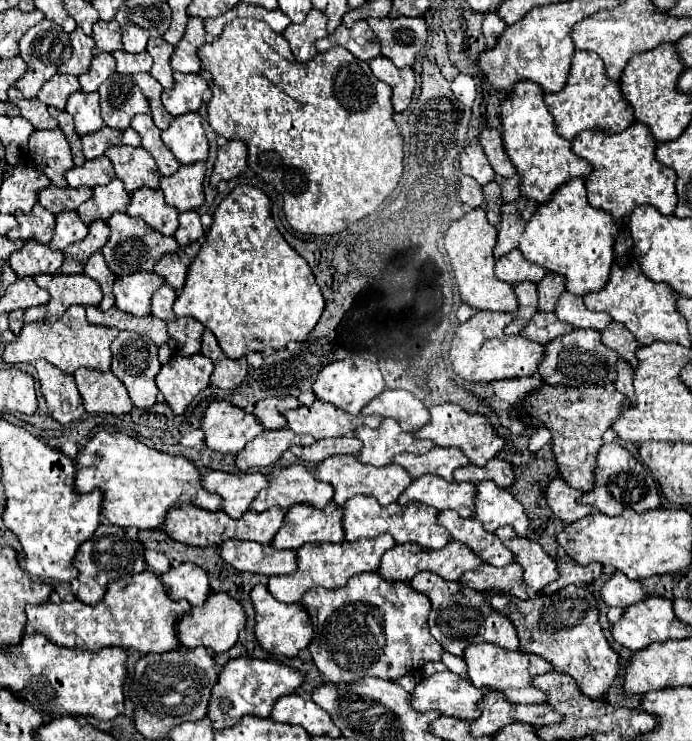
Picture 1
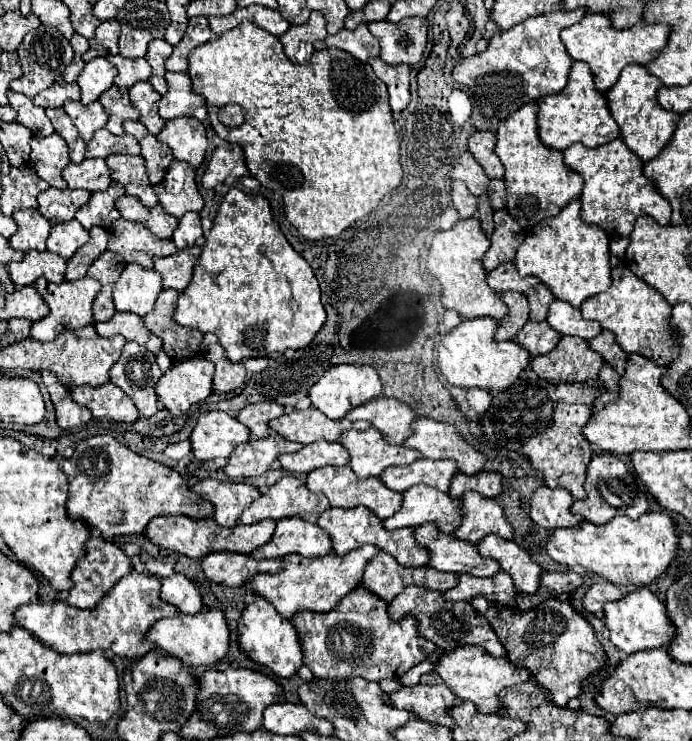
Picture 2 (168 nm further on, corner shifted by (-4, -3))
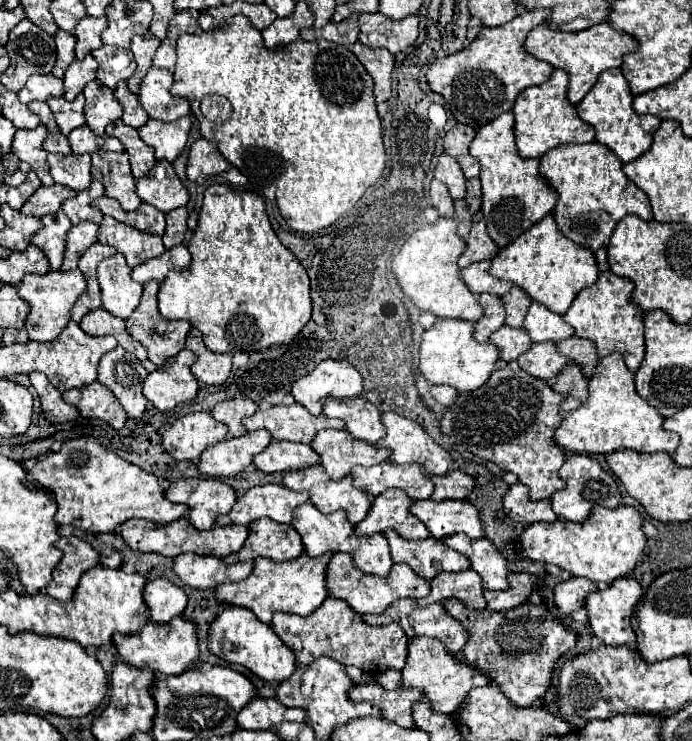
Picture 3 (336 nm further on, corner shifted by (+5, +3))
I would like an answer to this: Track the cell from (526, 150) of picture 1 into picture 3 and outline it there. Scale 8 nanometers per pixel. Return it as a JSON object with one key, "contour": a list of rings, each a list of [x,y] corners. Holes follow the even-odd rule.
{"contour":[[[502,113],[484,125],[470,143],[470,155],[480,163],[482,213],[486,219],[486,231],[500,249],[510,245],[516,237],[554,209],[554,193],[550,193],[550,189],[546,189],[544,181],[538,177],[538,159],[518,157],[512,131],[512,113]]]}

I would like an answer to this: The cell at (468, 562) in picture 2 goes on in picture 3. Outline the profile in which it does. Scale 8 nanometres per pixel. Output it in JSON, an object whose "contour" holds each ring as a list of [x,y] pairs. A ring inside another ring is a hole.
{"contour":[[[392,529],[386,531],[384,537],[388,539],[392,561],[410,565],[412,571],[426,581],[442,571],[462,571],[470,567],[466,557],[454,549],[446,549],[446,545],[438,539],[430,537],[426,541],[402,541],[402,537],[398,537]]]}

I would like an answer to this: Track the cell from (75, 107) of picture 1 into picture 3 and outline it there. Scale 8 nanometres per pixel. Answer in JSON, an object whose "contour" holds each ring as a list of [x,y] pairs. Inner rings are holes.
{"contour":[[[78,95],[74,101],[66,101],[64,97],[50,97],[46,101],[54,113],[54,119],[56,119],[56,125],[60,127],[60,131],[64,135],[68,135],[72,129],[80,127],[86,123],[84,119],[84,97]]]}

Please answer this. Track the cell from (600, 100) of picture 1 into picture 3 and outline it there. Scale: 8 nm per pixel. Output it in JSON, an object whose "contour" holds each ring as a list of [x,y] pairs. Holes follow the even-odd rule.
{"contour":[[[562,69],[552,71],[550,79],[538,87],[524,89],[512,107],[514,113],[514,139],[518,147],[518,155],[522,159],[540,159],[546,151],[558,145],[570,143],[590,143],[594,141],[594,129],[584,121],[578,121],[576,107],[566,99],[568,75]]]}

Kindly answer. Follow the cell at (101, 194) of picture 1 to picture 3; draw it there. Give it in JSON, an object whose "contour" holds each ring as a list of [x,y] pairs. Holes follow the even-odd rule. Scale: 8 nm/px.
{"contour":[[[92,181],[92,185],[84,191],[80,191],[74,199],[68,199],[62,203],[62,211],[68,215],[72,225],[78,225],[80,221],[90,221],[90,223],[100,223],[102,213],[94,209],[90,203],[94,199],[102,197],[102,185],[98,181]]]}

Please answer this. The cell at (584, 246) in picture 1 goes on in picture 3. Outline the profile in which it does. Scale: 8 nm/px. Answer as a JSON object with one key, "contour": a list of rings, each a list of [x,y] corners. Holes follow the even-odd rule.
{"contour":[[[552,213],[546,215],[542,221],[532,225],[522,237],[518,237],[512,245],[502,249],[494,259],[490,273],[500,281],[510,281],[524,289],[532,301],[548,307],[550,311],[564,315],[576,295],[584,289],[596,283],[598,279],[598,267],[594,253],[588,249],[578,249],[572,241],[566,241],[562,233],[558,233],[558,227],[554,225]]]}

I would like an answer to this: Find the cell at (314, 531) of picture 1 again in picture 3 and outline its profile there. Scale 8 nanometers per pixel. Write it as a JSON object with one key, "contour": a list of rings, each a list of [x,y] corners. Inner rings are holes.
{"contour":[[[266,517],[250,523],[248,529],[250,529],[250,535],[244,547],[238,553],[224,557],[228,565],[240,563],[240,561],[254,561],[256,557],[268,557],[272,561],[282,563],[302,555],[302,541],[290,525],[282,525]]]}

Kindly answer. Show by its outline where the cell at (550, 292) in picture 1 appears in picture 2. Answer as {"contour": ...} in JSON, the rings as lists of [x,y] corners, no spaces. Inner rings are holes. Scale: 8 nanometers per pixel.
{"contour":[[[539,283],[539,285],[533,287],[531,291],[527,291],[525,295],[527,295],[529,305],[531,305],[531,317],[529,317],[529,319],[531,319],[531,321],[545,321],[545,319],[547,319],[549,305],[555,301],[551,289],[549,289],[545,283]]]}

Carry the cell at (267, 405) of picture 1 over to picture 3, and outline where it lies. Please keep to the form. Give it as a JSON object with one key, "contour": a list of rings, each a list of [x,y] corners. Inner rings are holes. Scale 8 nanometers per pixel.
{"contour":[[[230,399],[222,401],[212,409],[212,417],[218,423],[228,425],[228,437],[242,437],[246,435],[246,429],[242,429],[242,417],[254,415],[256,403],[248,399]]]}

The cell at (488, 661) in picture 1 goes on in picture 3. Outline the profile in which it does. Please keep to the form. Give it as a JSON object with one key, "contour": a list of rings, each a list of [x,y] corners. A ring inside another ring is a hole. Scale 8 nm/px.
{"contour":[[[414,637],[408,641],[408,659],[402,671],[402,689],[420,689],[424,697],[430,701],[432,709],[436,713],[446,713],[452,715],[458,711],[458,705],[466,699],[466,693],[472,687],[482,687],[488,685],[488,677],[484,673],[478,673],[478,669],[470,669],[470,665],[456,663],[438,641],[430,641],[428,637]]]}

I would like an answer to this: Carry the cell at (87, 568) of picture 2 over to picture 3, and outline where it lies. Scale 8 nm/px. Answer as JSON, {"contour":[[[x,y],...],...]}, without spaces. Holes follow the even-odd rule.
{"contour":[[[60,537],[56,547],[62,551],[62,559],[52,573],[52,583],[46,593],[58,601],[70,601],[72,591],[80,581],[80,575],[98,565],[98,553],[78,537]]]}

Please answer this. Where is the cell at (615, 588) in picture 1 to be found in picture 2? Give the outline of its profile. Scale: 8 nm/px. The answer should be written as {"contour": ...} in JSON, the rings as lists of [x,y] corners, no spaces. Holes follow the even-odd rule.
{"contour":[[[599,581],[587,589],[587,593],[583,597],[583,605],[591,613],[599,613],[599,611],[603,611],[603,605],[607,601],[619,601],[619,599],[623,599],[623,595],[625,595],[625,591],[619,589],[617,585],[609,583],[609,581]]]}

